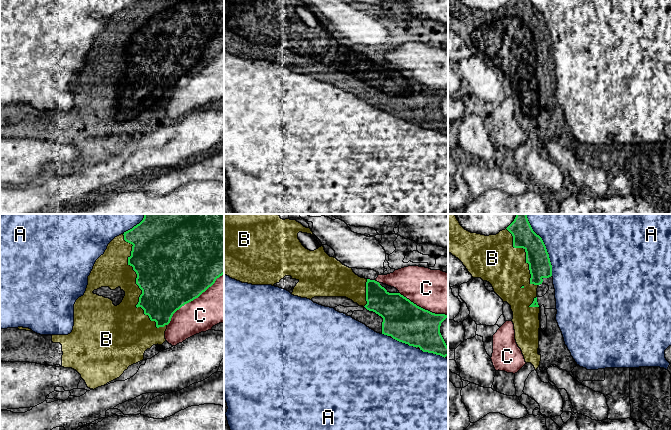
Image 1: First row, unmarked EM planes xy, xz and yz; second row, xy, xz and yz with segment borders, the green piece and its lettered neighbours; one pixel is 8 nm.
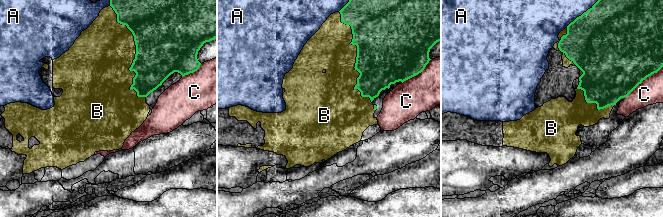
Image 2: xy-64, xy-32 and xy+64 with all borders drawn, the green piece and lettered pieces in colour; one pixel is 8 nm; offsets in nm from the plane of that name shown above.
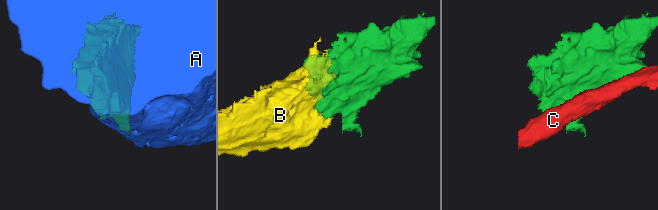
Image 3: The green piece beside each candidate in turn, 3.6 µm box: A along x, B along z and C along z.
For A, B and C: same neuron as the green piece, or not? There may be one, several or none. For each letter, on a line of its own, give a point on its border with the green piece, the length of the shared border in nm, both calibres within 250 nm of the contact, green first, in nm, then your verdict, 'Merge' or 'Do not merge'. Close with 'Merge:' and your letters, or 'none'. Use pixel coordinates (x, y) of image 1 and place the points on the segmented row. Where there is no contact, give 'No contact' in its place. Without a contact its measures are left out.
A: Touches green at yz (544, 245). Shared border 550 nm. Thickness 180 nm (green) against 480 nm. Do not merge
B: Touches green at xy (138, 285). Shared border 800 nm. Thickness 480 nm (green) against 280 nm. Merge
C: Touches green at xy (193, 299). Shared border 600 nm. Thickness 500 nm (green) against 320 nm. Do not merge
Merge: B

